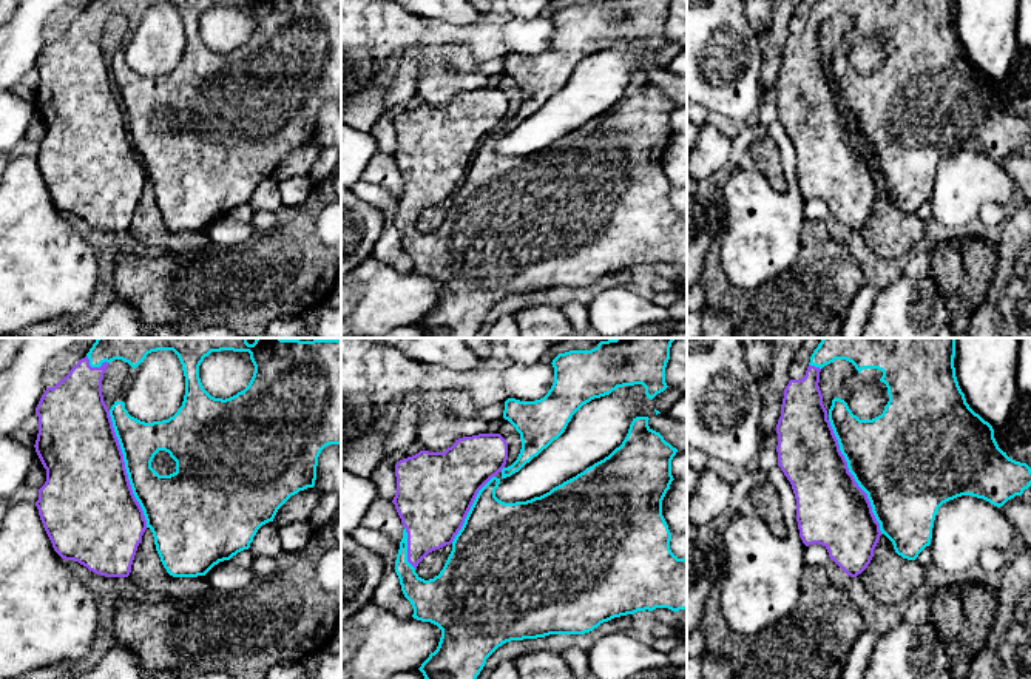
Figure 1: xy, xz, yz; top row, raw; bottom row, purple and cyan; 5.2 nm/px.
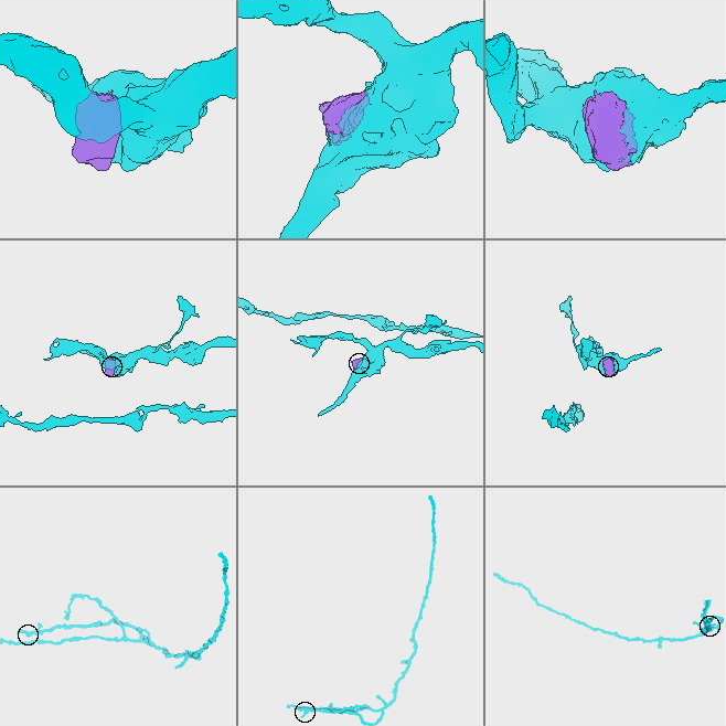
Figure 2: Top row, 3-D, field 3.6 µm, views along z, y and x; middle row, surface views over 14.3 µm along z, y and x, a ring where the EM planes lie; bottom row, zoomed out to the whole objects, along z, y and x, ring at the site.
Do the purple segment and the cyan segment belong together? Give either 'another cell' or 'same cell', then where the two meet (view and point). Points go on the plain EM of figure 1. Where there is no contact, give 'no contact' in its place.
same cell | xy (125, 124)

